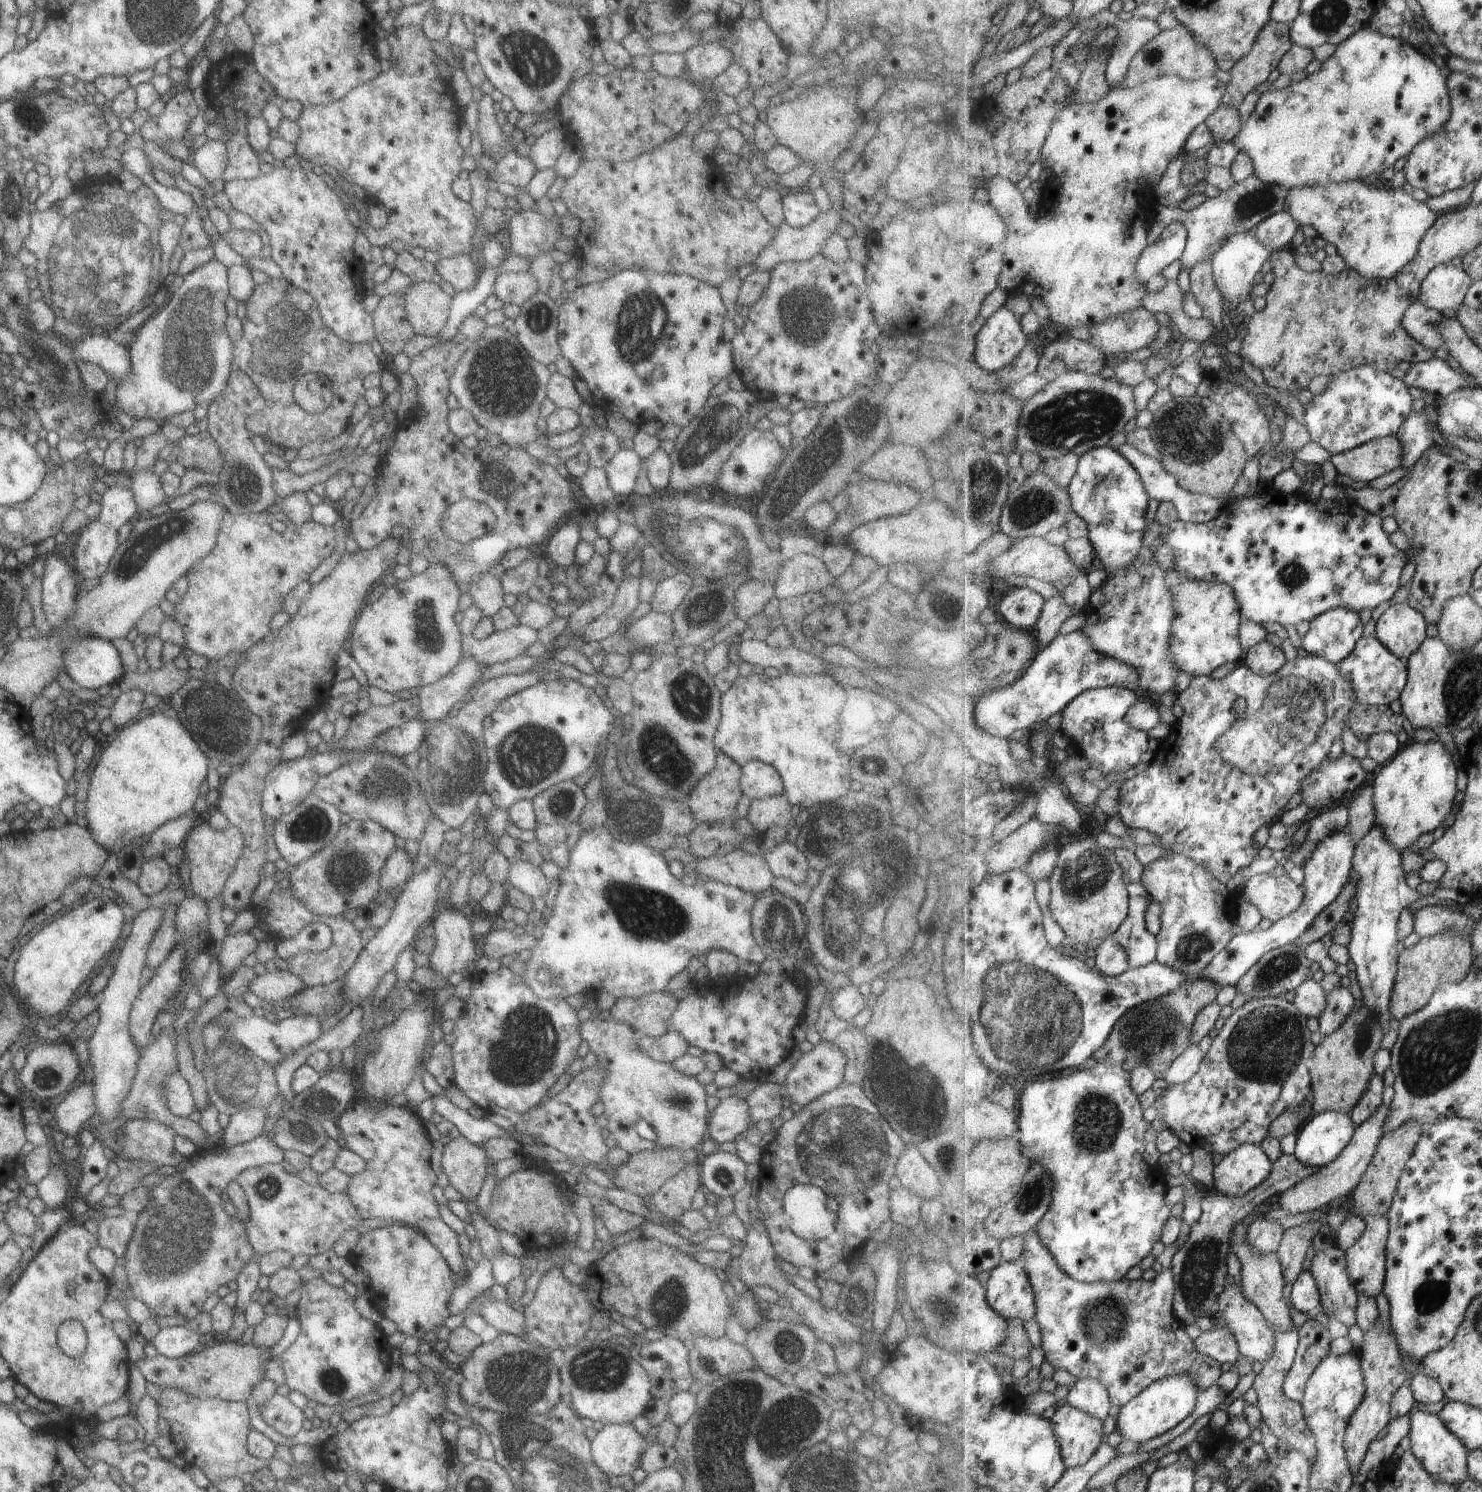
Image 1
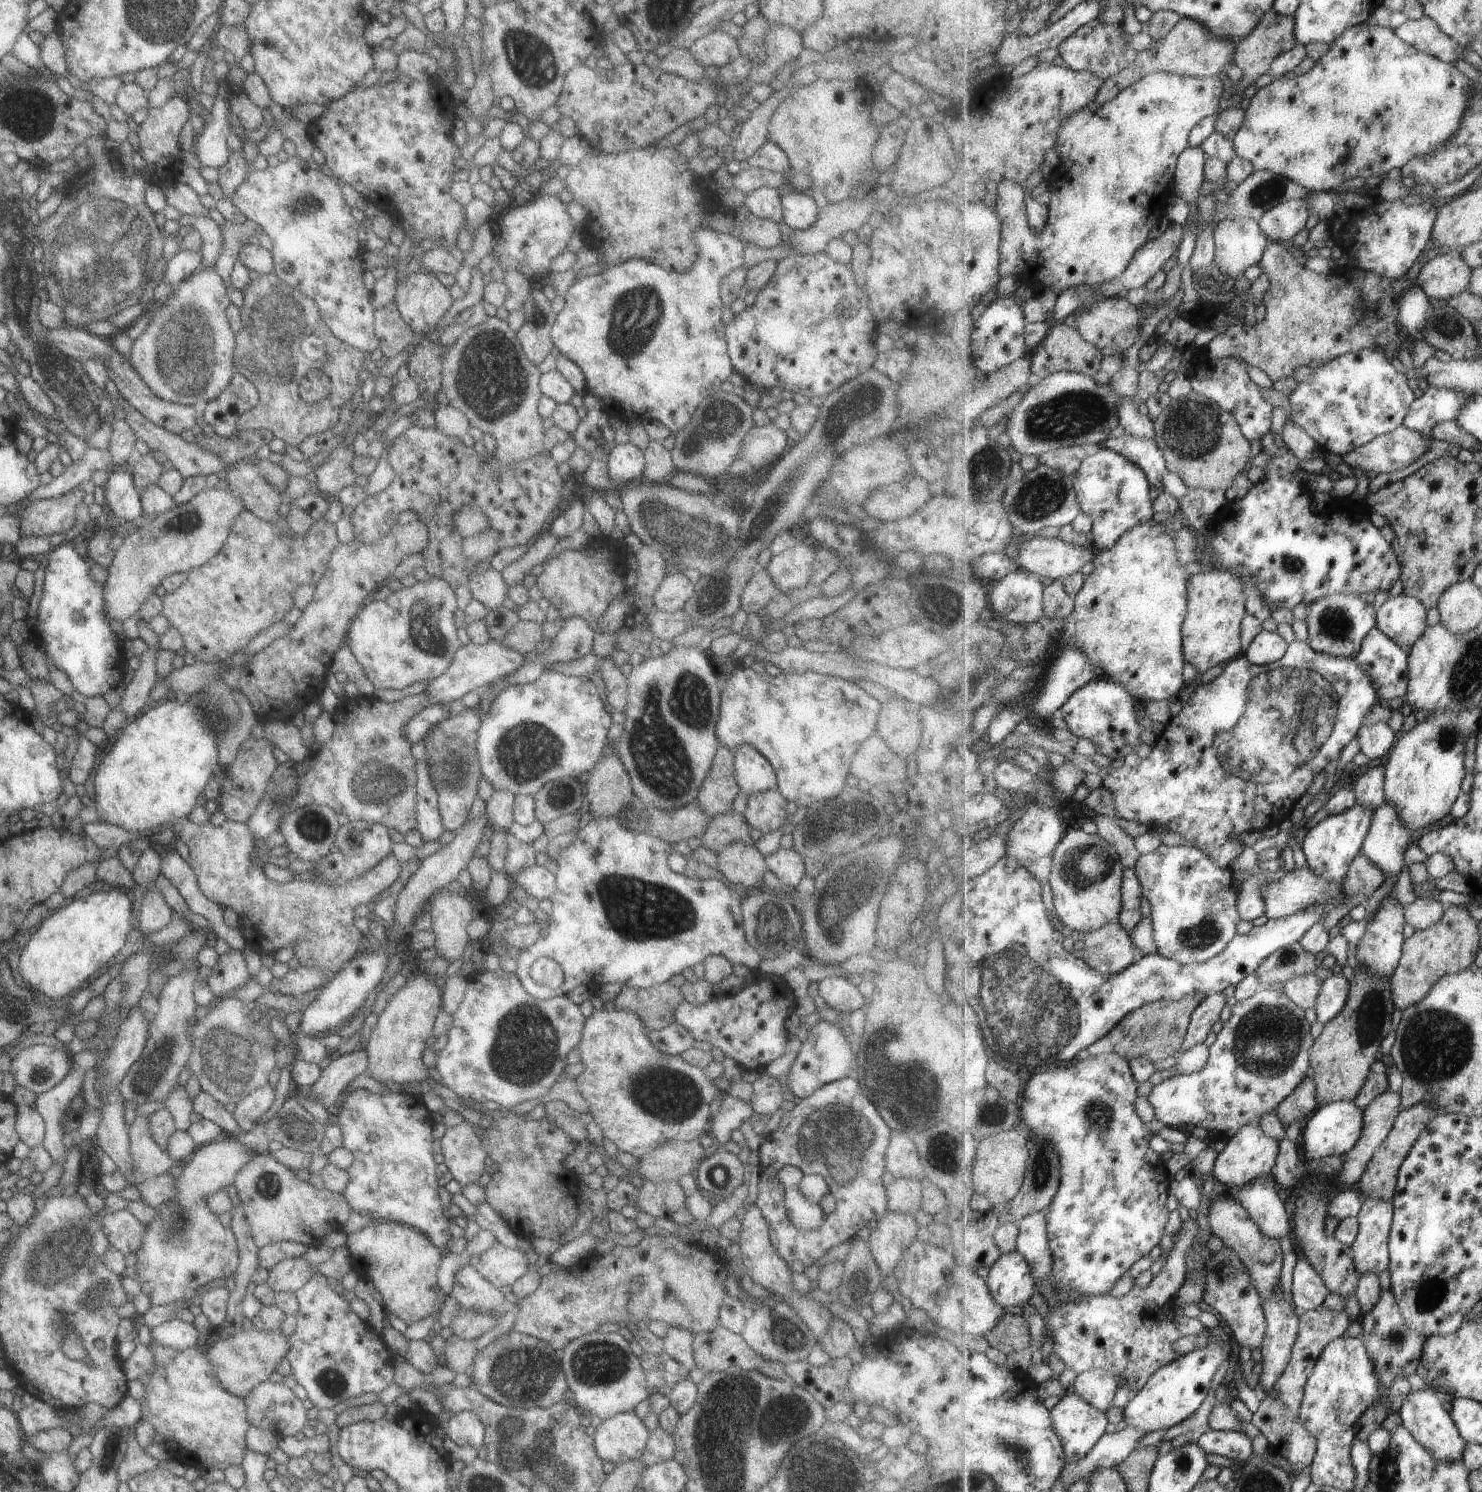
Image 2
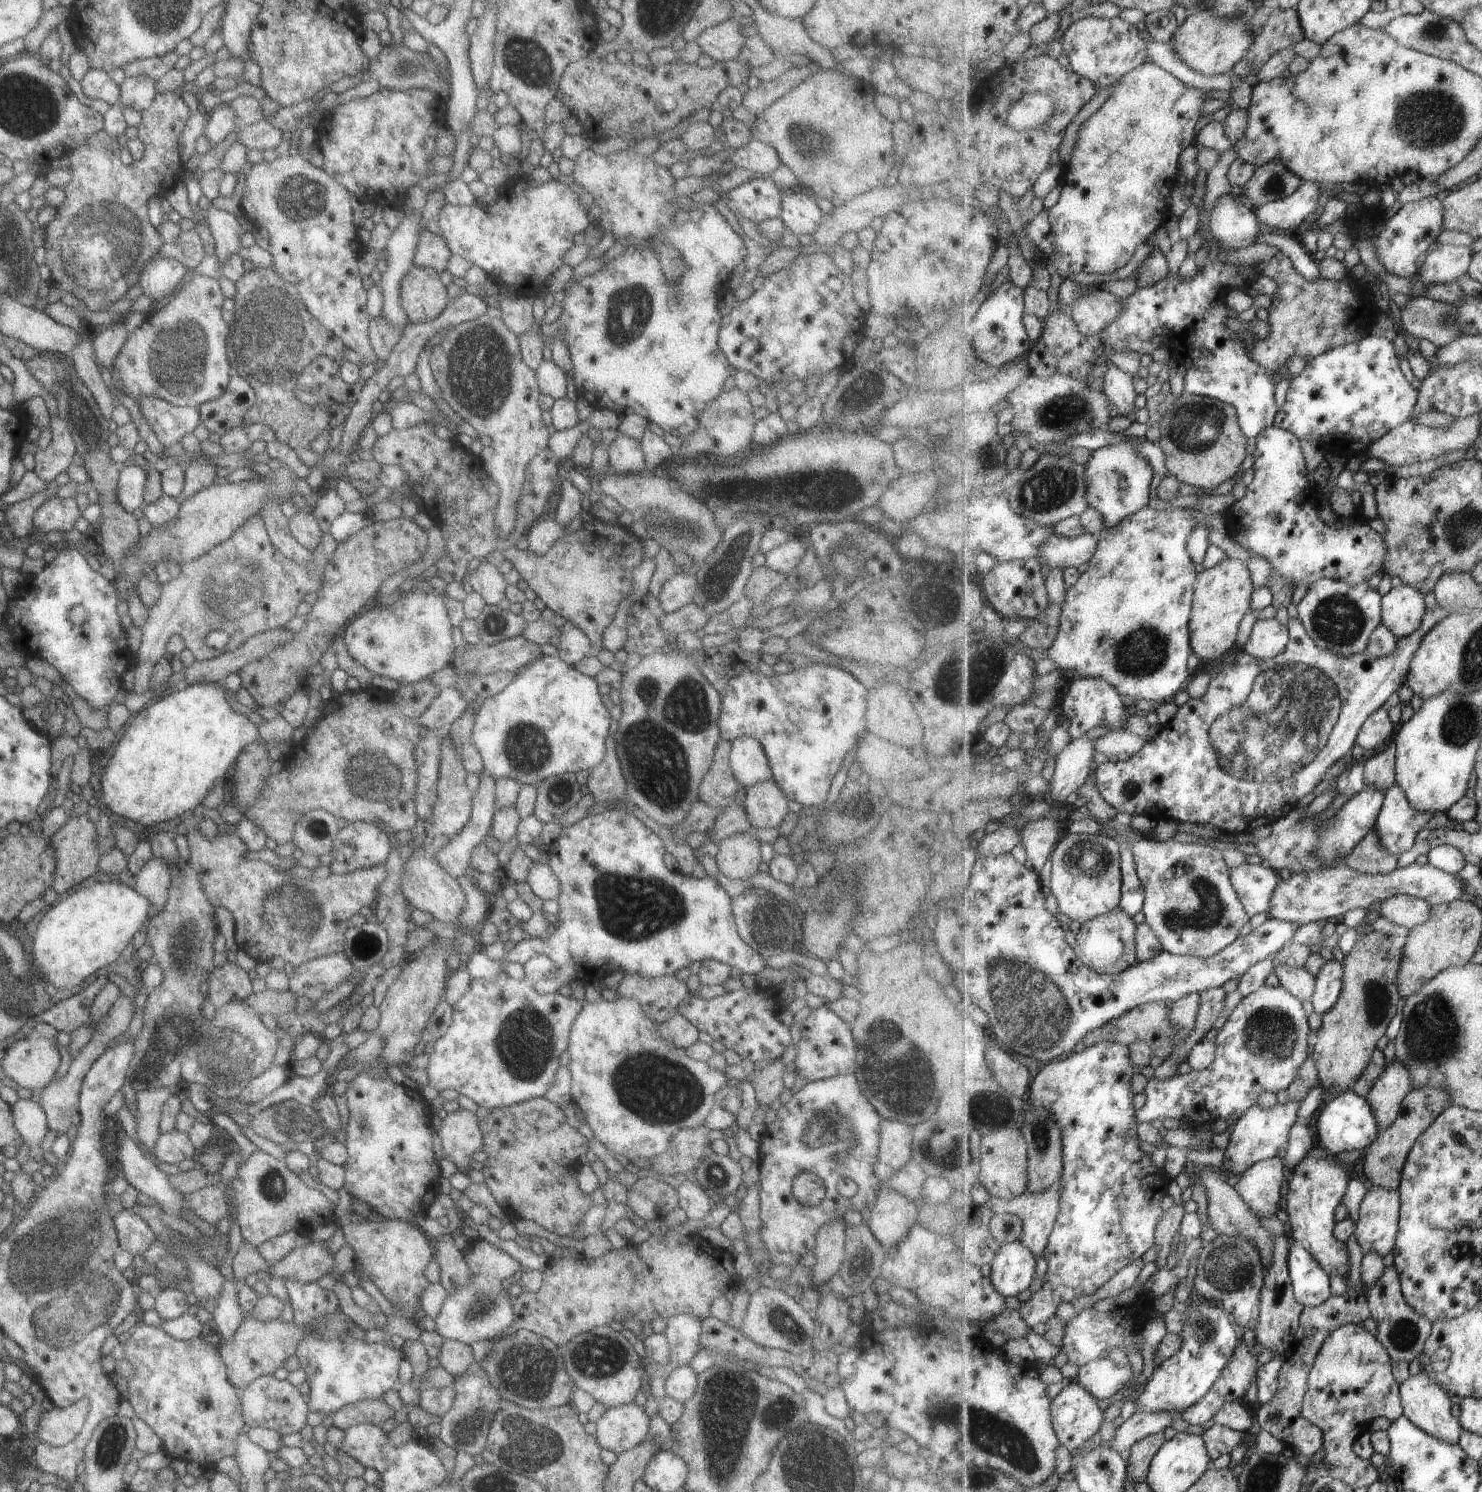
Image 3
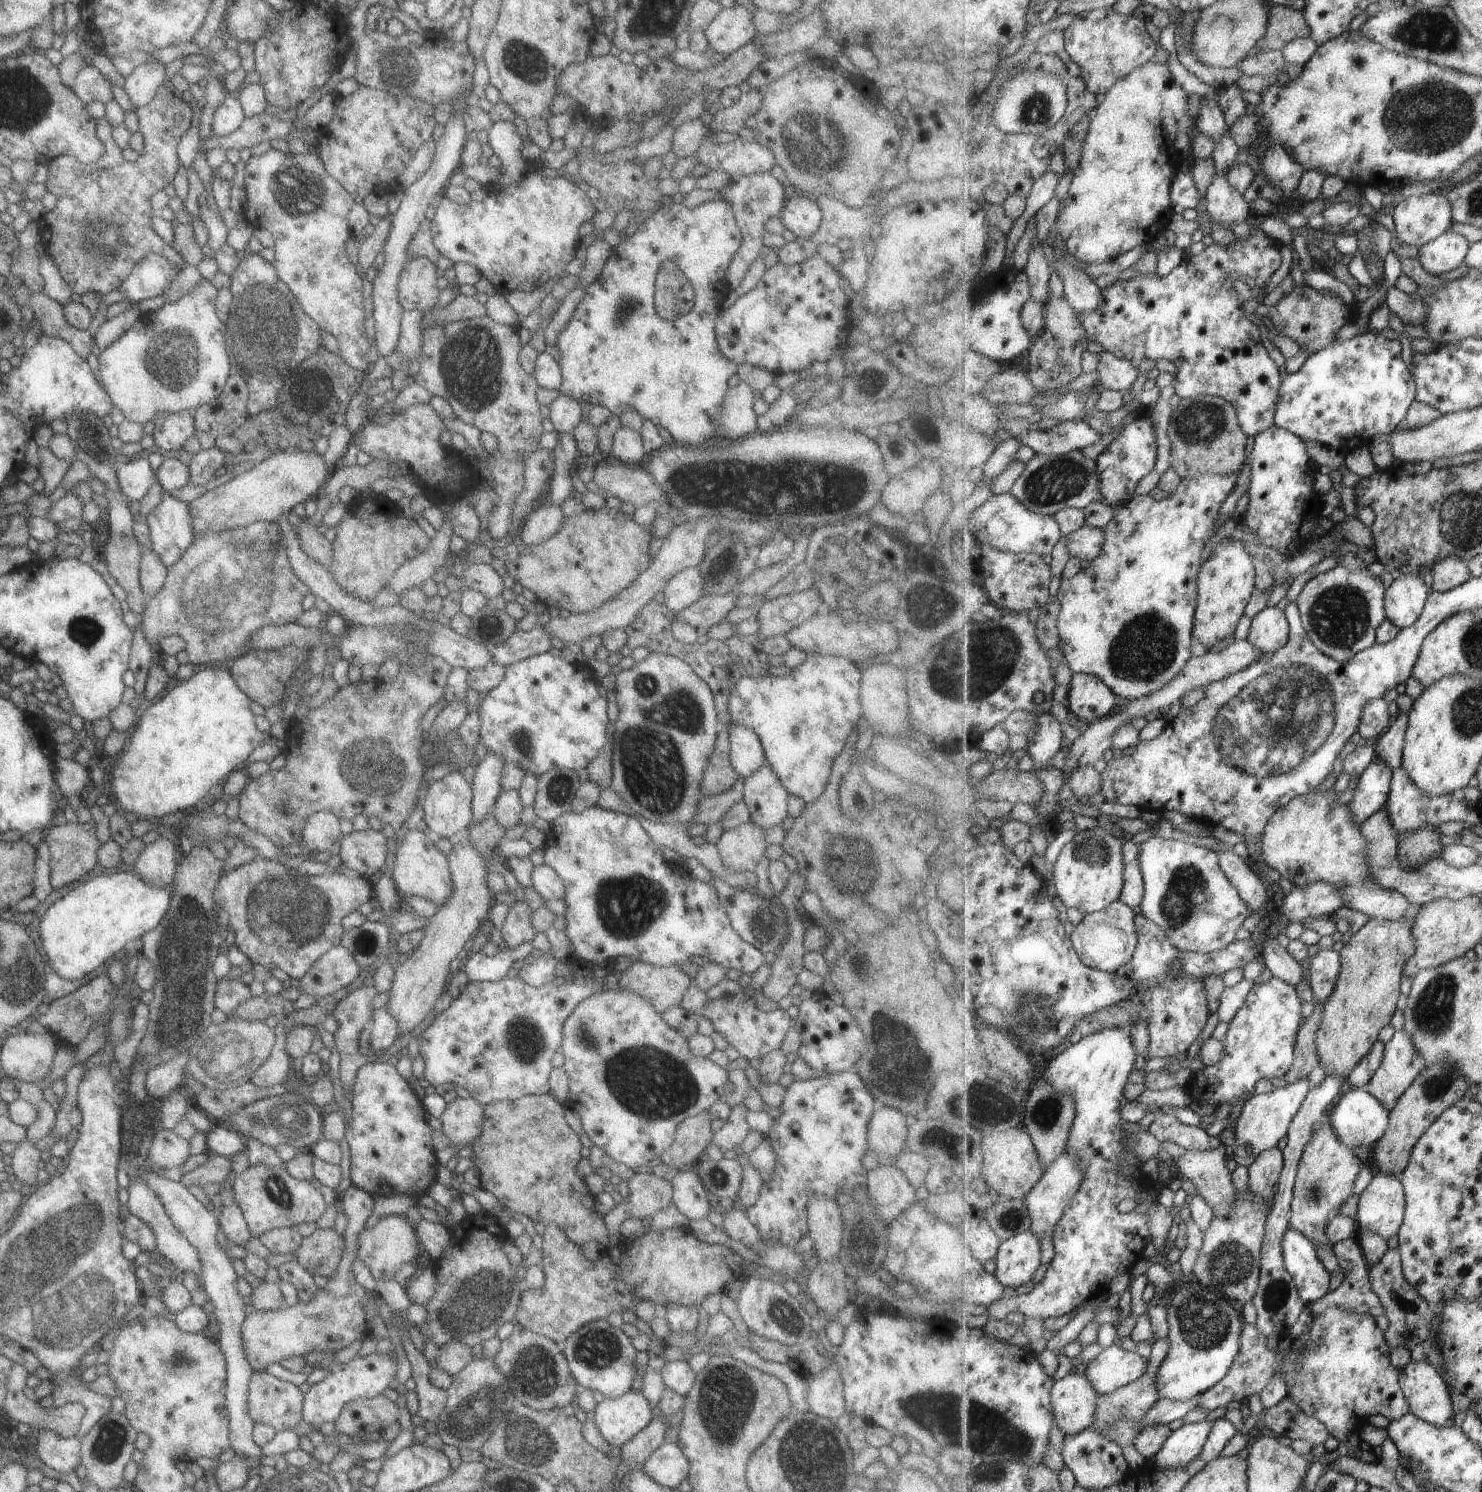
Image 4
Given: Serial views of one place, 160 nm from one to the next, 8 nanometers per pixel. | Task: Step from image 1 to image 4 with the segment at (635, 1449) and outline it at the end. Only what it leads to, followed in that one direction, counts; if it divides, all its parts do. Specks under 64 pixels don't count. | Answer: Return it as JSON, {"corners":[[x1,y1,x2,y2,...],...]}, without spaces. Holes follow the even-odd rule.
{"corners":[[629,1388,628,1392,615,1396,603,1397,593,1408,591,1421,597,1427,601,1440,609,1447,621,1447,651,1420,651,1408,640,1391]]}

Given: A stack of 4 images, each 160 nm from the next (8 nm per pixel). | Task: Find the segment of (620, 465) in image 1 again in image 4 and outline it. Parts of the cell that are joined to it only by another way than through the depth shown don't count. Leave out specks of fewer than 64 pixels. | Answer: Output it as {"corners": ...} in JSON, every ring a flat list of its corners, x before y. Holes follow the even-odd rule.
{"corners":[[620,425,612,437,609,459,620,461,625,465,636,466,640,465,644,458,639,432]]}

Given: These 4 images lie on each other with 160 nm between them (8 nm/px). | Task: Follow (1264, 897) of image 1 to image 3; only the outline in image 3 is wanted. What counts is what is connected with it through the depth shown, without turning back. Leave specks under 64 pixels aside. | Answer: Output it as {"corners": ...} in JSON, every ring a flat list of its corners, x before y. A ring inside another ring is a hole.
{"corners":[[1416,861,1403,868,1397,868,1389,874,1363,874,1348,868,1344,863,1336,867,1323,868,1321,872,1299,872,1292,874,1289,880,1283,880,1275,890,1271,909,1268,911,1268,917,1283,920,1287,922,1295,922,1299,926,1307,925,1313,922,1323,922,1329,918,1339,918,1344,916,1346,912,1353,911,1355,908,1369,909,1372,905,1379,901,1388,900,1393,896,1408,895,1419,897,1427,900,1432,906,1453,903,1455,900,1461,899,1466,893,1466,880,1460,874,1449,874,1443,872,1439,868,1435,868,1430,863,1418,864]]}

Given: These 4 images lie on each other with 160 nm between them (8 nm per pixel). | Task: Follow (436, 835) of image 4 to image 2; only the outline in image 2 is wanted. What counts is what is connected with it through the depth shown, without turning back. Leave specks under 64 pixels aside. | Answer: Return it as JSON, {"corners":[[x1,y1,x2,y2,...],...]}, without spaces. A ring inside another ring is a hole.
{"corners":[[461,711,431,726,422,739,429,776,437,794,438,816,444,831,456,832,467,820,479,780,479,764,475,753,475,732,481,722,481,714]]}

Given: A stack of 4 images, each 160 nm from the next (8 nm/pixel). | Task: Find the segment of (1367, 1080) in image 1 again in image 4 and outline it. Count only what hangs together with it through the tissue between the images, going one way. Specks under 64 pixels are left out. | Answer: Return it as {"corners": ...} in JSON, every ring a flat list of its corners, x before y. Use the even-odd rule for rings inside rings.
{"corners":[[1371,917,1371,922,1369,922,1366,926,1363,926,1357,934,1352,934,1349,938,1349,941,1344,944,1344,947,1337,952,1333,950,1333,948,1319,948,1317,954,1311,957,1311,978,1310,978,1310,986,1313,991,1313,1001,1321,1002,1325,1006,1325,1016,1323,1016,1323,1021,1321,1024,1321,1031,1316,1039,1316,1044,1318,1047,1318,1054,1321,1059,1320,1066,1324,1069,1326,1075,1329,1074,1345,1074,1346,1080,1349,1077,1349,1074,1357,1068,1357,1064,1361,1063,1361,1060,1365,1059,1365,1056,1369,1055,1369,1052,1372,1052,1373,1046,1379,1041,1379,1032,1385,1028,1385,1026,1389,1026,1391,1024,1391,1020,1393,1020,1393,1014,1395,1014,1395,1010,1397,1010,1397,1002,1399,1002,1399,998,1401,998,1401,982,1403,982,1403,975,1405,966,1408,964,1409,960,1415,955,1417,948,1417,940,1416,937,1413,936,1413,925,1414,922,1410,920,1386,920,1378,917]]}

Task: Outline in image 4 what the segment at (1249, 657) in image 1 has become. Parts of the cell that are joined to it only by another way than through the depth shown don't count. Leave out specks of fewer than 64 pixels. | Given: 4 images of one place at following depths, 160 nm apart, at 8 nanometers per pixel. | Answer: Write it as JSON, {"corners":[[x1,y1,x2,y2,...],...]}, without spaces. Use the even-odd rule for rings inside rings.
{"corners":[[1276,606,1263,609,1252,618,1247,639,1263,653,1278,652,1290,642,1286,613]]}

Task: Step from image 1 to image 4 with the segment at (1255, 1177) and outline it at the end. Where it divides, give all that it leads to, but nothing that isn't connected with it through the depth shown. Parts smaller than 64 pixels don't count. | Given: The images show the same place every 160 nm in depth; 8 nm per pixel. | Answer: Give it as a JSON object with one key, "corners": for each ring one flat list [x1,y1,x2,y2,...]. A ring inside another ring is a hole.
{"corners":[[1308,1078,1289,1083,1283,1088,1276,1088,1273,1092,1254,1094,1250,1100,1243,1105,1242,1111,1237,1115,1235,1125,1235,1145,1233,1150,1233,1166,1251,1167,1256,1163,1257,1158,1288,1136,1292,1127,1294,1117,1300,1112,1301,1106,1309,1095]]}

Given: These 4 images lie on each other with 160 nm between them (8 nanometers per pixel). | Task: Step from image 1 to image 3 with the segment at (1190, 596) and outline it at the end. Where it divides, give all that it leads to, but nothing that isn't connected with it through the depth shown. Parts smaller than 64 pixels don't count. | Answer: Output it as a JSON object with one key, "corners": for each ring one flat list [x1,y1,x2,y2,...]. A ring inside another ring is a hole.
{"corners":[[1224,557,1211,569,1200,569,1189,631,1192,633,1193,653,1205,662,1217,662,1236,647,1239,624,1251,612,1251,596,1256,587,1252,573,1244,561]]}

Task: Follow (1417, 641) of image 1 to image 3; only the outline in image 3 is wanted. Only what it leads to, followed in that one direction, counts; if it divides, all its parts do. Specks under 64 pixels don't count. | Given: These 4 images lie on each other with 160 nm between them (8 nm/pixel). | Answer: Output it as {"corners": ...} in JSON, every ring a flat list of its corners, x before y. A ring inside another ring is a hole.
{"corners":[[1401,583,1384,595,1382,624,1391,628,1397,639,1417,632,1426,615,1425,596,1413,586]]}

